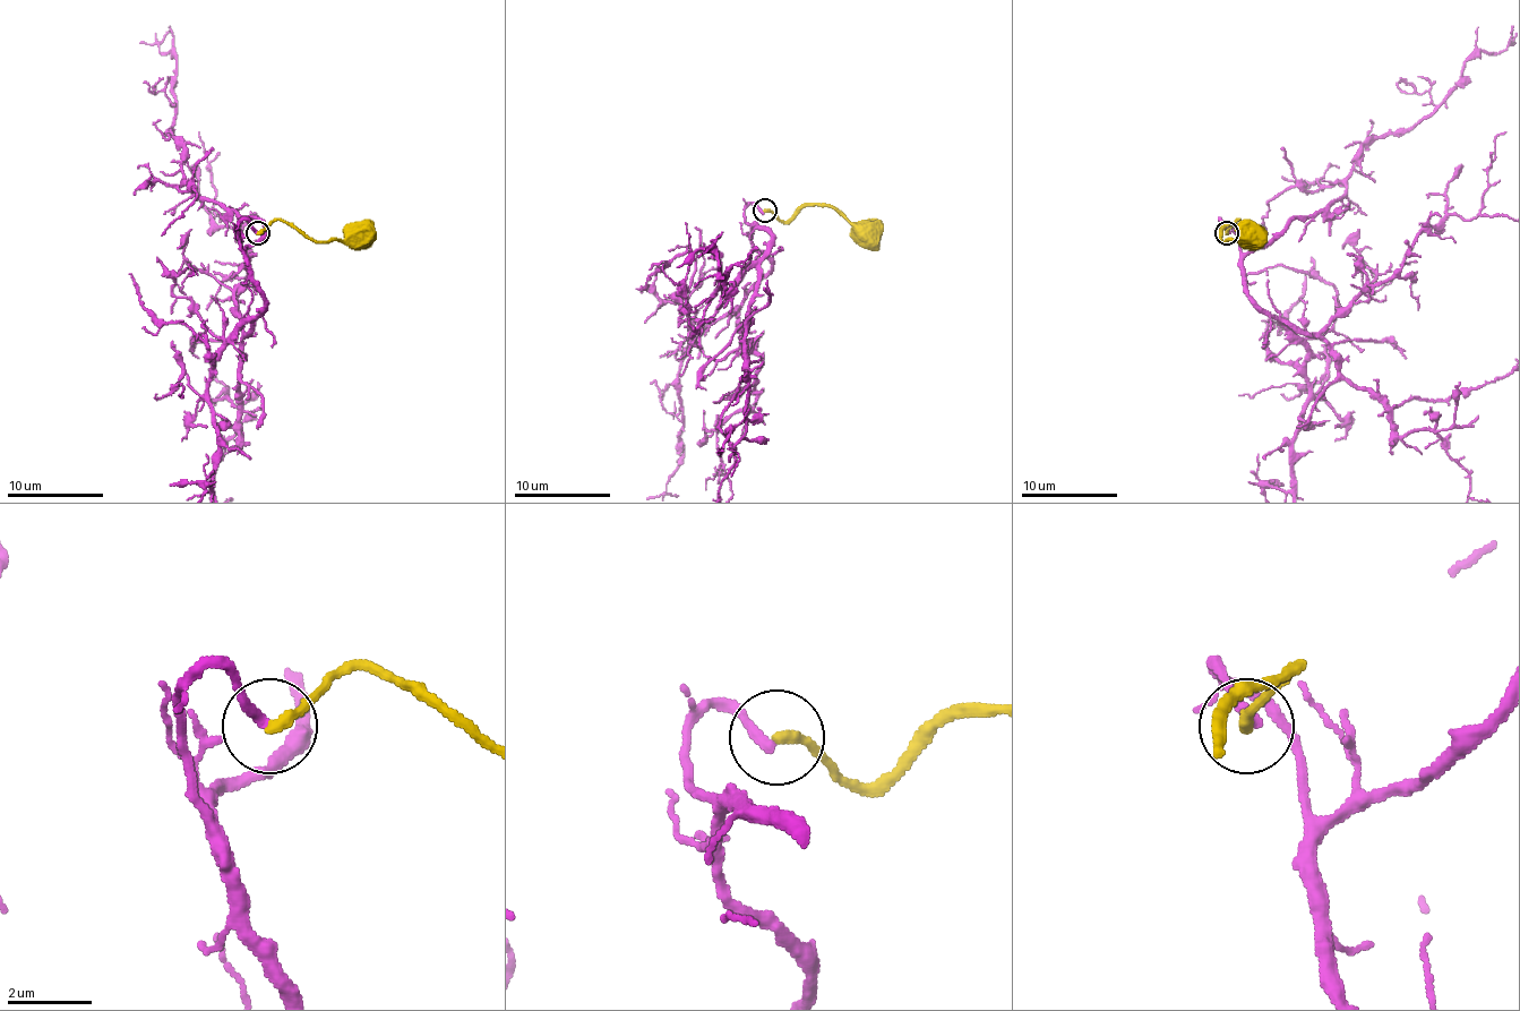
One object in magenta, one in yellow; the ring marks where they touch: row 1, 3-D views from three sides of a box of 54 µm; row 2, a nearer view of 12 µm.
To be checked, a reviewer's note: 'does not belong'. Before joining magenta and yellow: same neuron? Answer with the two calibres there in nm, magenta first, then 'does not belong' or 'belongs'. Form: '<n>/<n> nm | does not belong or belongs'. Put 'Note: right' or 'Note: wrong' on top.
Note: right
280/260 nm | does not belong

